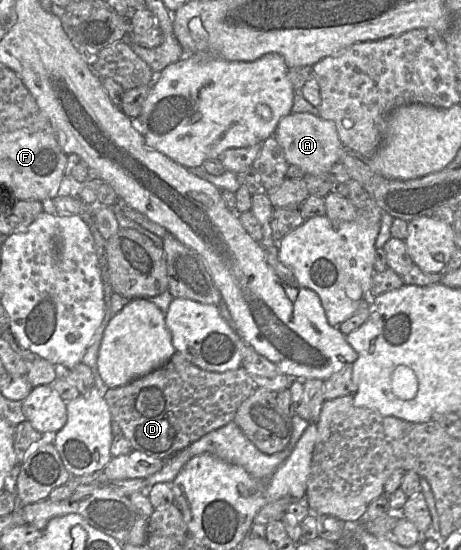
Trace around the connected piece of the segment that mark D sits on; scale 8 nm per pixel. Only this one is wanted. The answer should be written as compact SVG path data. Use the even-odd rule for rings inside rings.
M175 351L175 354L159 368L124 386L109 388L105 393L105 400L112 420L119 424L133 450L156 459L170 459L207 433L234 421L240 405L257 388L258 385L243 367L225 372L205 371Z

